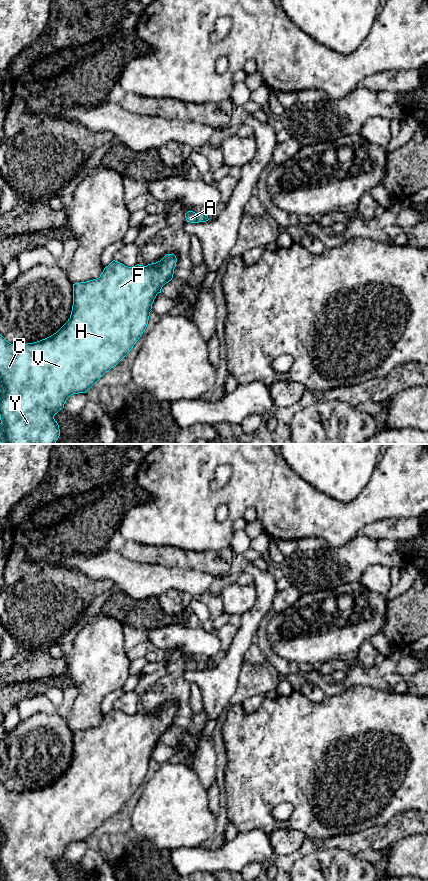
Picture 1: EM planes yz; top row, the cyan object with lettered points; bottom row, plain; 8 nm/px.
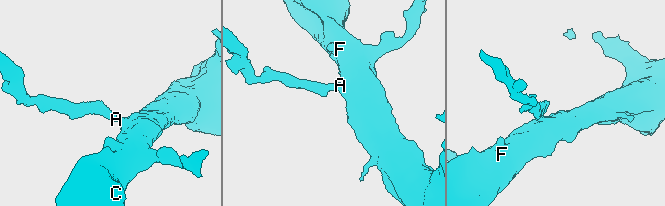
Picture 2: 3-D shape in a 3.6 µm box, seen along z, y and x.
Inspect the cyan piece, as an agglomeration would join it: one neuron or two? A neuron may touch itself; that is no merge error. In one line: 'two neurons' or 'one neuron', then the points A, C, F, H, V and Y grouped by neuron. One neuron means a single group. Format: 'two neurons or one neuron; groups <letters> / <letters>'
one neuron; groups A C F H V Y

